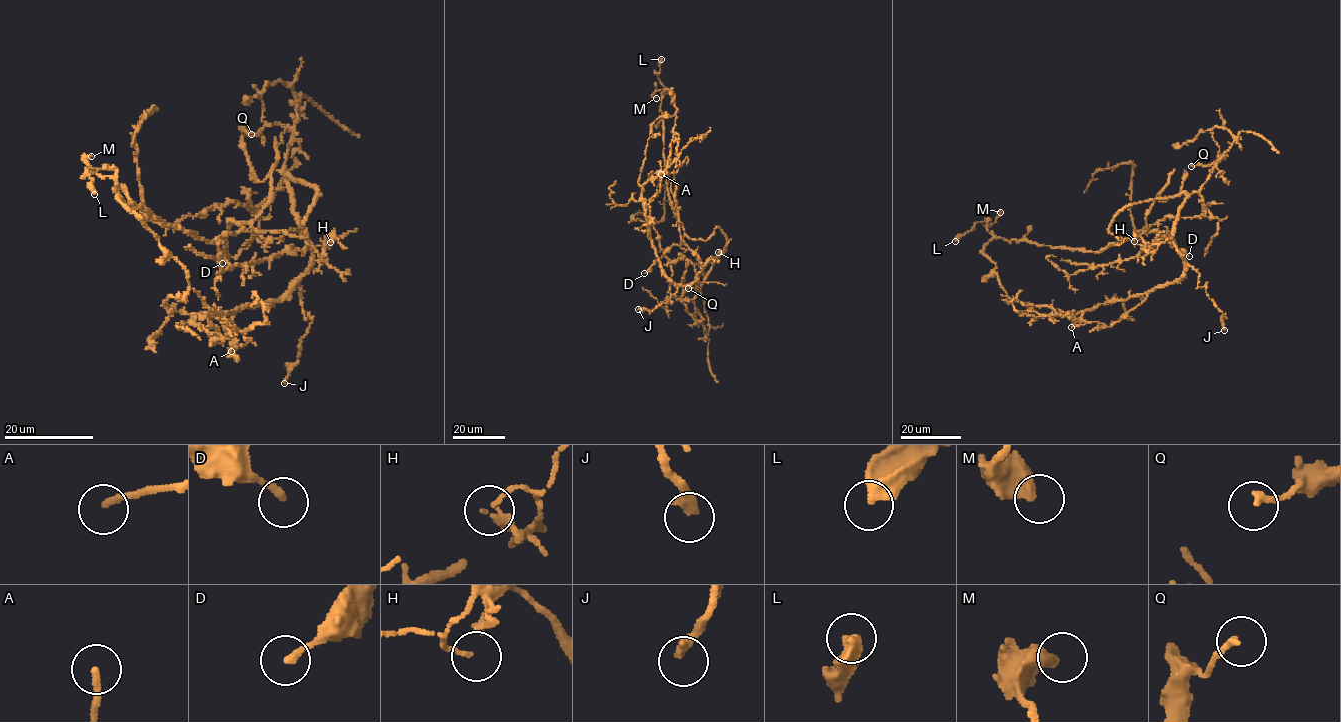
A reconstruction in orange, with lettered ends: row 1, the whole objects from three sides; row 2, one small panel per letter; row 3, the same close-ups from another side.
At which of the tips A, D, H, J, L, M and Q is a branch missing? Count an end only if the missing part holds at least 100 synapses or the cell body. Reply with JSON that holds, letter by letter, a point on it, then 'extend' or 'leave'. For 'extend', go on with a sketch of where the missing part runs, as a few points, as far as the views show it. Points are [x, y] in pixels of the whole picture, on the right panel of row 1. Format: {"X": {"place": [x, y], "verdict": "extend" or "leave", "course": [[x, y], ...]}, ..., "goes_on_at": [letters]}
{"A": {"place": [1071, 327], "verdict": "leave"}, "D": {"place": [1189, 256], "verdict": "leave"}, "H": {"place": [1134, 241], "verdict": "leave"}, "J": {"place": [1224, 330], "verdict": "leave"}, "L": {"place": [955, 241], "verdict": "leave"}, "M": {"place": [1000, 212], "verdict": "leave"}, "Q": {"place": [1191, 166], "verdict": "leave"}, "goes_on_at": []}

